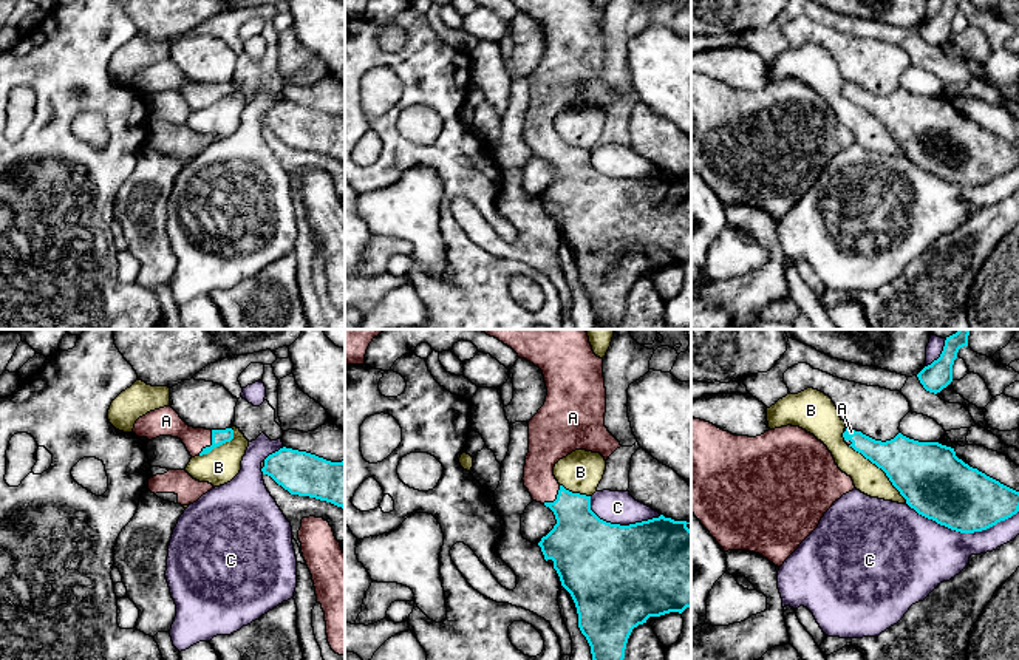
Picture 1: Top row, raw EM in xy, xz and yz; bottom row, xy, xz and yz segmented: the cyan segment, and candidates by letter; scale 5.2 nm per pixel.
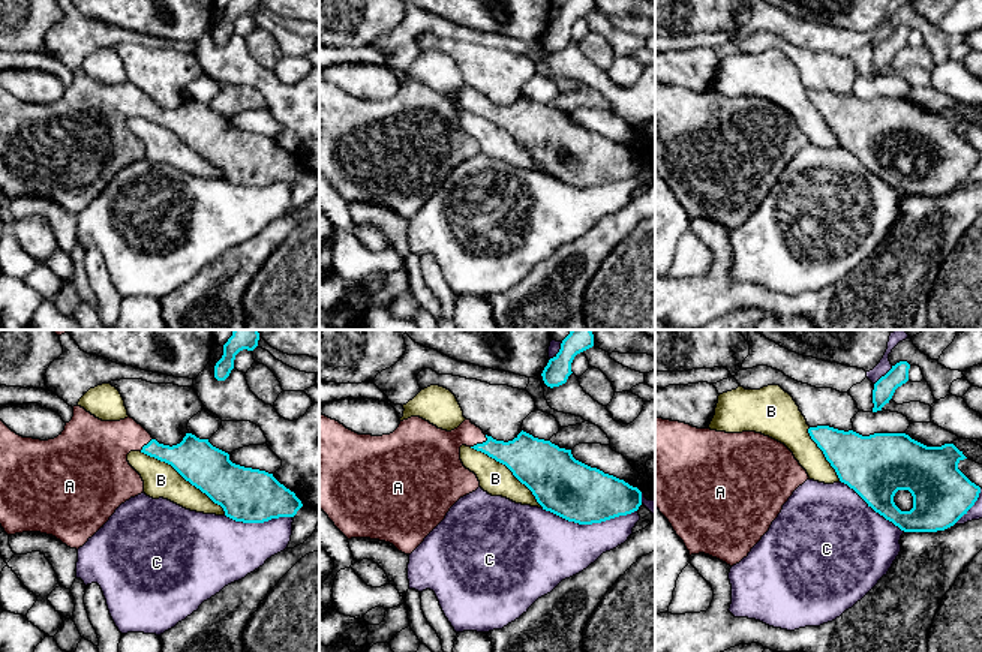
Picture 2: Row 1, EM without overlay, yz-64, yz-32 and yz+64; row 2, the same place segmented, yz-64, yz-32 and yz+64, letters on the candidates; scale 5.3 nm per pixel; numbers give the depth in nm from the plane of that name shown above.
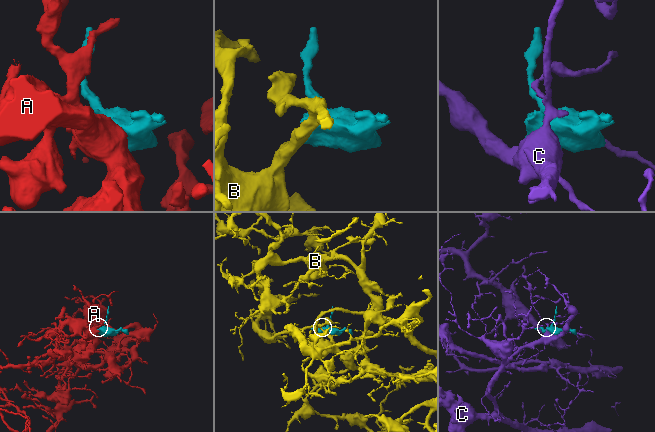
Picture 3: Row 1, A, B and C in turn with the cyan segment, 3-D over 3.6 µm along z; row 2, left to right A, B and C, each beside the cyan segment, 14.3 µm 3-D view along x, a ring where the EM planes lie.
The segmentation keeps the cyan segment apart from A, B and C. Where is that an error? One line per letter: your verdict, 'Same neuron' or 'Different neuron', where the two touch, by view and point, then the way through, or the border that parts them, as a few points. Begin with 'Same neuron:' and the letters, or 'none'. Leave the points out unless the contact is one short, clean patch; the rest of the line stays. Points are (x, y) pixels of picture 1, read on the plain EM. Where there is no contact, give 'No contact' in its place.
Same neuron: A
A: Same neuron. Touches cyan at xy (212, 98). Path across: xy (218, 90), (212, 98), (197, 95), (169, 78)
B: Different neuron. Touches cyan at yz (882, 122)
C: Different neuron. Touches cyan at yz (962, 186)

